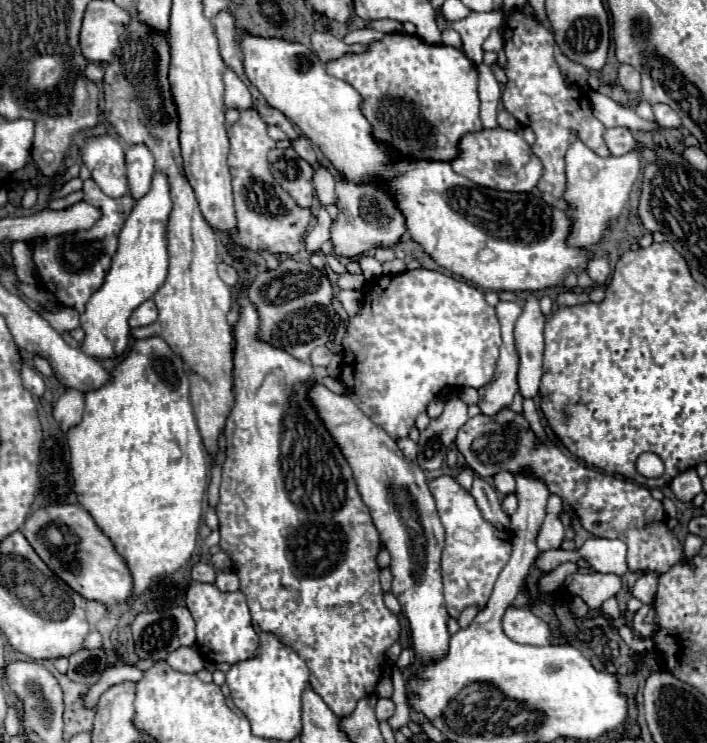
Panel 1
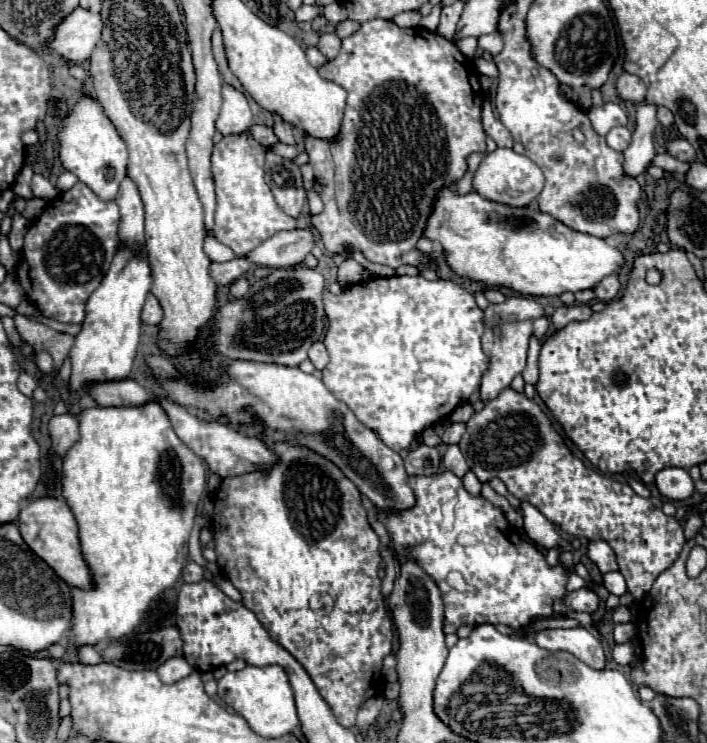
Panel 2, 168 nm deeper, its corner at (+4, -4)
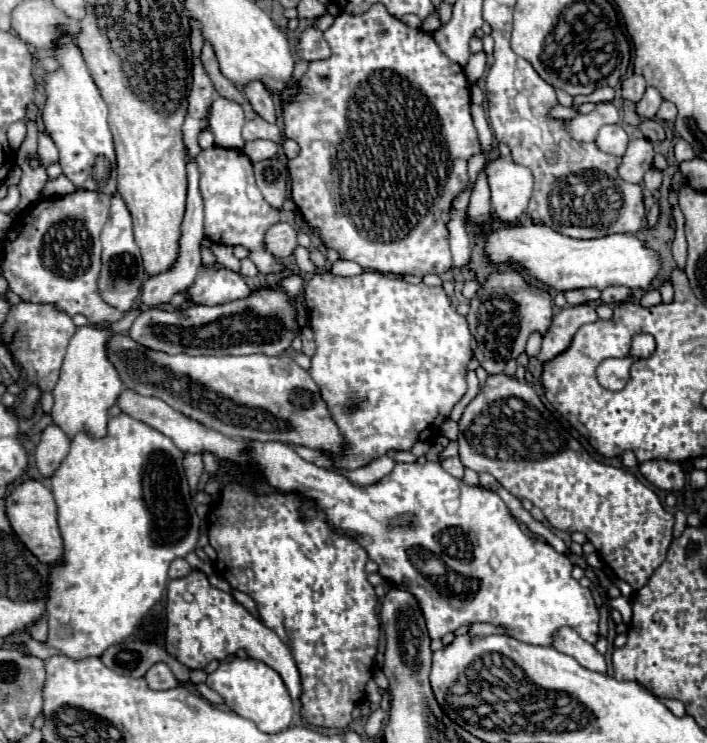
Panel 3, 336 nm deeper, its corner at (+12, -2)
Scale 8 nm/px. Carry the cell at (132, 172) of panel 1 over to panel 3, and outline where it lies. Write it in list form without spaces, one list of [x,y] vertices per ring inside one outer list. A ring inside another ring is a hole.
[[[118,194],[112,196],[110,216],[108,216],[108,222],[102,230],[100,240],[102,240],[102,270],[98,276],[98,292],[110,306],[114,306],[122,314],[126,314],[132,310],[132,306],[136,304],[136,300],[140,296],[140,286],[146,280],[146,270],[142,266],[140,248],[134,242],[132,216],[130,216],[124,200]]]

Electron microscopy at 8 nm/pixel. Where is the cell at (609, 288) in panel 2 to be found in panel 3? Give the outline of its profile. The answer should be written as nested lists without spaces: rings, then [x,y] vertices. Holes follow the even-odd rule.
[[[606,288],[602,292],[602,302],[604,304],[622,304],[628,300],[628,296],[630,296],[628,288]]]

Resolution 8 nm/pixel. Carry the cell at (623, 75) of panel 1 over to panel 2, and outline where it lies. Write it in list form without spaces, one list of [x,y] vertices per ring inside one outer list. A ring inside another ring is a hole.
[[[624,72],[618,78],[616,88],[618,88],[618,94],[620,94],[622,100],[630,100],[630,102],[636,102],[636,104],[640,104],[644,100],[644,96],[646,96],[644,82],[638,76],[628,74],[628,72]]]

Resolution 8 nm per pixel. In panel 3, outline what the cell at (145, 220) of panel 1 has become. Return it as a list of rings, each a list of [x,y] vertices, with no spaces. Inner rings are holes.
[[[84,326],[72,336],[64,364],[60,370],[60,380],[52,390],[54,408],[52,408],[52,422],[68,434],[72,440],[78,432],[84,432],[92,438],[104,438],[106,426],[110,420],[110,408],[116,404],[116,398],[124,390],[124,384],[118,378],[116,368],[110,364],[106,356],[106,340],[112,336],[108,328],[92,328]]]

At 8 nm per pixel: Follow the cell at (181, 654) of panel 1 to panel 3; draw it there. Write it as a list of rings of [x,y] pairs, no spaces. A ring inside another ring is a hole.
[[[158,662],[156,666],[152,666],[148,670],[146,682],[152,690],[170,690],[170,688],[176,688],[176,684],[178,684],[172,670],[164,662]]]

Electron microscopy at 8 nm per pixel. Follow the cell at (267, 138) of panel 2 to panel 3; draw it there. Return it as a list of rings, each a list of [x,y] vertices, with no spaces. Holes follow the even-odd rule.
[[[256,116],[256,118],[250,120],[250,122],[246,122],[246,126],[244,126],[244,130],[242,130],[242,138],[244,138],[244,140],[266,138],[266,140],[274,140],[274,142],[280,142],[280,140],[282,140],[278,126],[266,122],[266,120],[260,118],[260,116]]]

